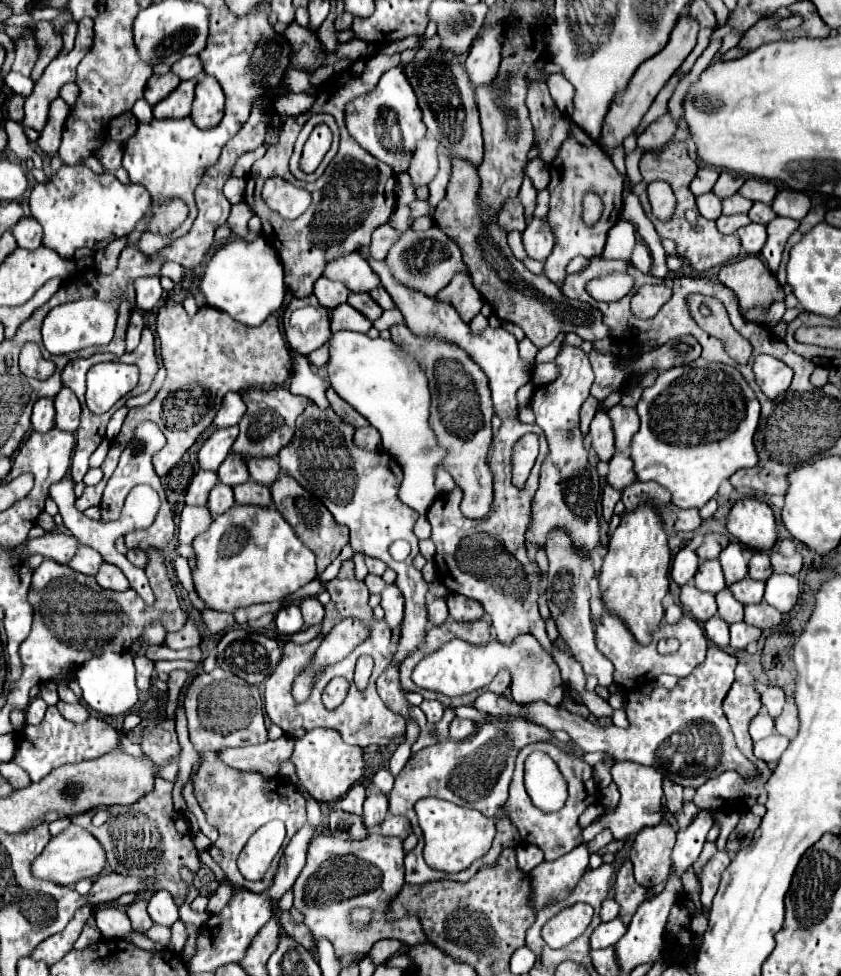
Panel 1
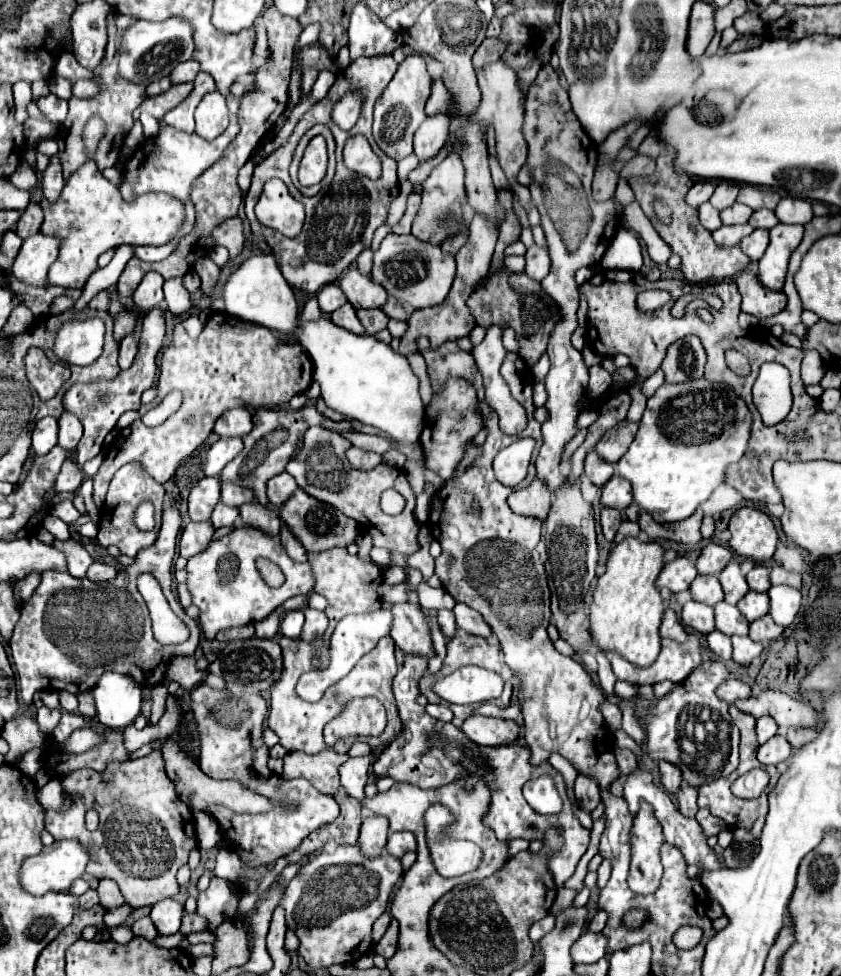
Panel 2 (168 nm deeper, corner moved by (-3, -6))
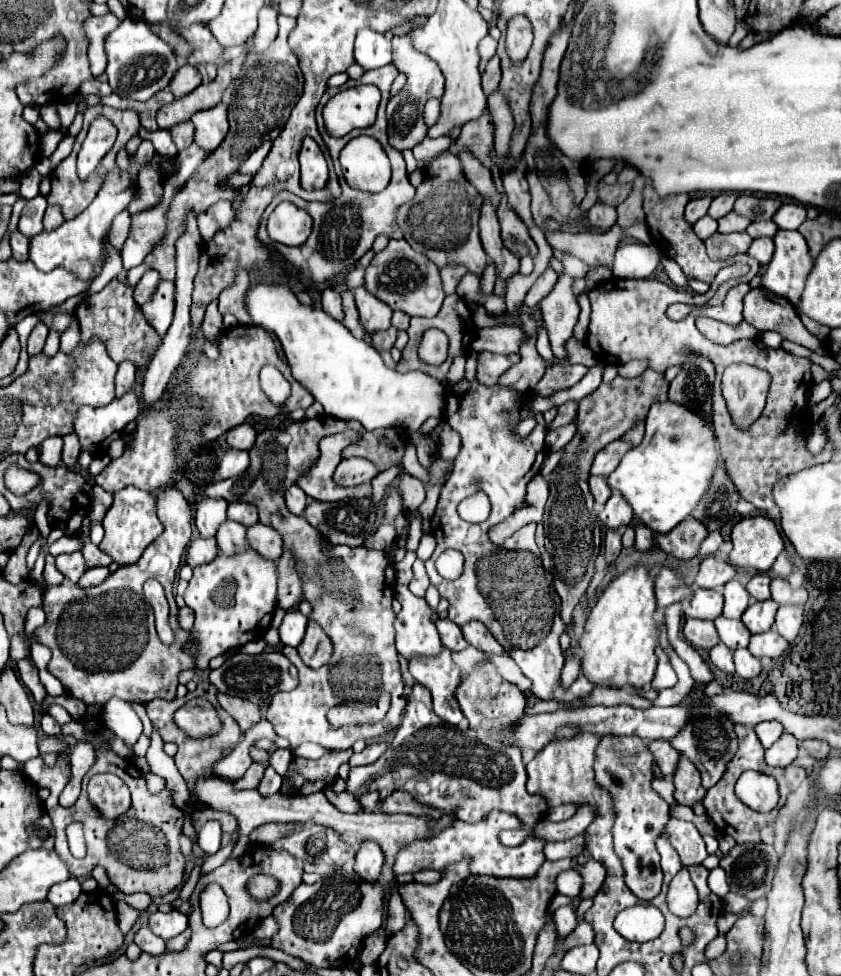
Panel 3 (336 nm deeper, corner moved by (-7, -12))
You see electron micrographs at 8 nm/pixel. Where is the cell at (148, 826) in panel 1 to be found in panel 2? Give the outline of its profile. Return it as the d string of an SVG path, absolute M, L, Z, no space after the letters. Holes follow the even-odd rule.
M154 746L152 754L144 758L126 764L110 764L102 774L82 770L74 772L74 776L66 776L62 782L70 792L78 792L78 800L74 800L74 808L66 812L46 814L46 830L54 840L74 838L84 842L94 856L86 872L96 878L116 880L126 904L132 908L152 906L162 898L174 898L178 894L176 872L188 862L188 854L198 842L192 812L178 798L174 782L164 772L160 746ZM86 810L96 810L100 816L96 832L86 830Z

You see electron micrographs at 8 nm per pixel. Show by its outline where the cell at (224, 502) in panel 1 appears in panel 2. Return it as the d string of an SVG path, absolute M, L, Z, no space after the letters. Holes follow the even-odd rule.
M218 502L214 512L212 512L212 524L214 528L222 528L222 526L232 526L238 520L238 508L228 506L224 502Z

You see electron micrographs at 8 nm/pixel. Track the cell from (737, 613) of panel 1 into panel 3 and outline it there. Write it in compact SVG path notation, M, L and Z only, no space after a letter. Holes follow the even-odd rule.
M718 616L714 622L718 622L716 630L718 630L718 636L720 636L720 642L724 642L730 650L748 646L750 632L746 630L746 626L740 620Z

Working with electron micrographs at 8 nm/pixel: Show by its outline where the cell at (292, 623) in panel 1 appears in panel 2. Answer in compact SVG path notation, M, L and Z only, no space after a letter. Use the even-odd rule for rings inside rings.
M292 610L286 612L280 620L280 632L286 638L298 638L302 632L302 624L304 624L304 614L302 610Z

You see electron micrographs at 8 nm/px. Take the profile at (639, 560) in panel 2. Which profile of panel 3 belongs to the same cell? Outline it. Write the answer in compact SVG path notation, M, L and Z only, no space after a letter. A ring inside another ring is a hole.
M632 566L610 582L596 606L590 610L584 632L578 640L578 648L582 650L582 674L592 684L610 688L644 688L652 682L656 670L654 648L658 644L658 622L654 620L654 610L654 578L646 568Z

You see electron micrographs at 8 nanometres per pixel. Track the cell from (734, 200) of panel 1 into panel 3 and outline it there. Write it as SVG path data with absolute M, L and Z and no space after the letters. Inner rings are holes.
M730 212L730 214L726 214L724 218L718 220L718 232L744 232L748 224L750 222L746 222L746 218Z

